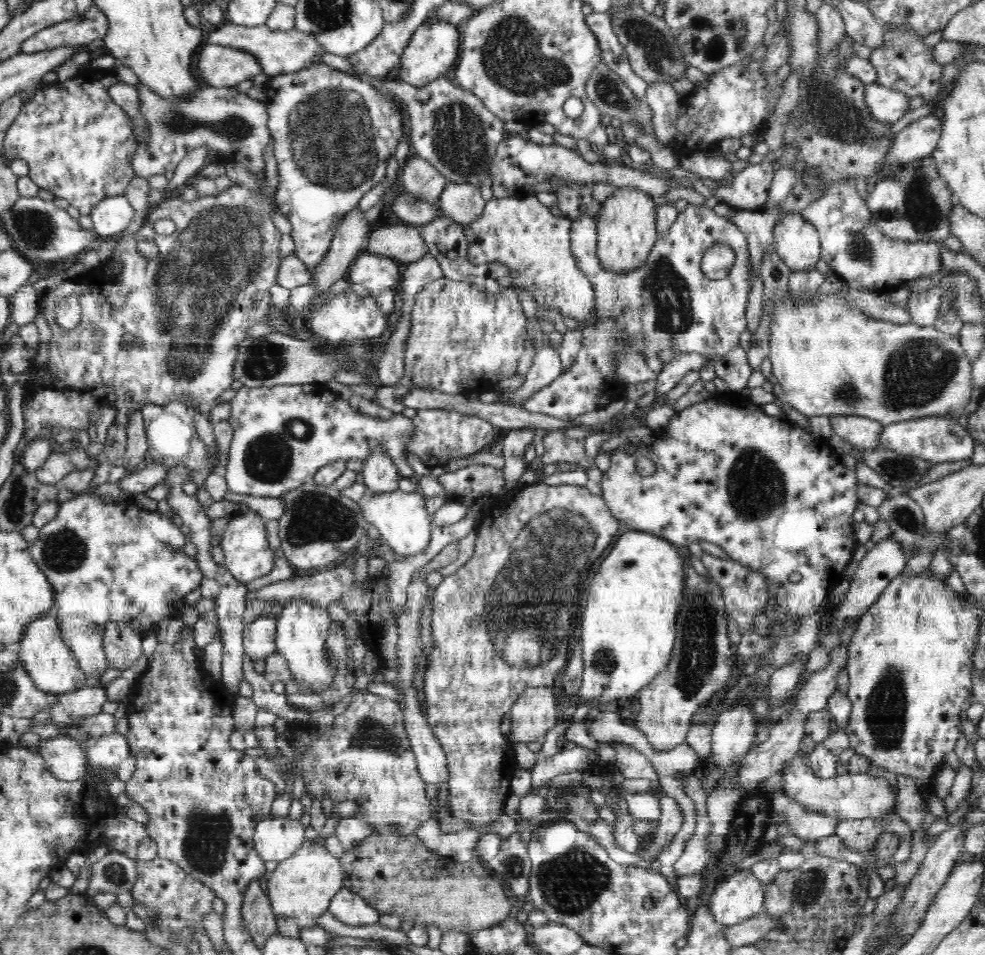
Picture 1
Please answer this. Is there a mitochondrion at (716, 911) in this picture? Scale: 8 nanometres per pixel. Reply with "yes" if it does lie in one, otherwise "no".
no

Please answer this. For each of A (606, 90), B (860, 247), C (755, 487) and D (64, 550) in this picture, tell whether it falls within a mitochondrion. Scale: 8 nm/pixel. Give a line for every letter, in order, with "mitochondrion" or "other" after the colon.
A: mitochondrion
B: mitochondrion
C: mitochondrion
D: mitochondrion

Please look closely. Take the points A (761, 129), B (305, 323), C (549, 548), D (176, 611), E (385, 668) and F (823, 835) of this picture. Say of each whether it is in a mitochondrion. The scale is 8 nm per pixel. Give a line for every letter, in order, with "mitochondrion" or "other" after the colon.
A: other
B: other
C: mitochondrion
D: other
E: other
F: other

